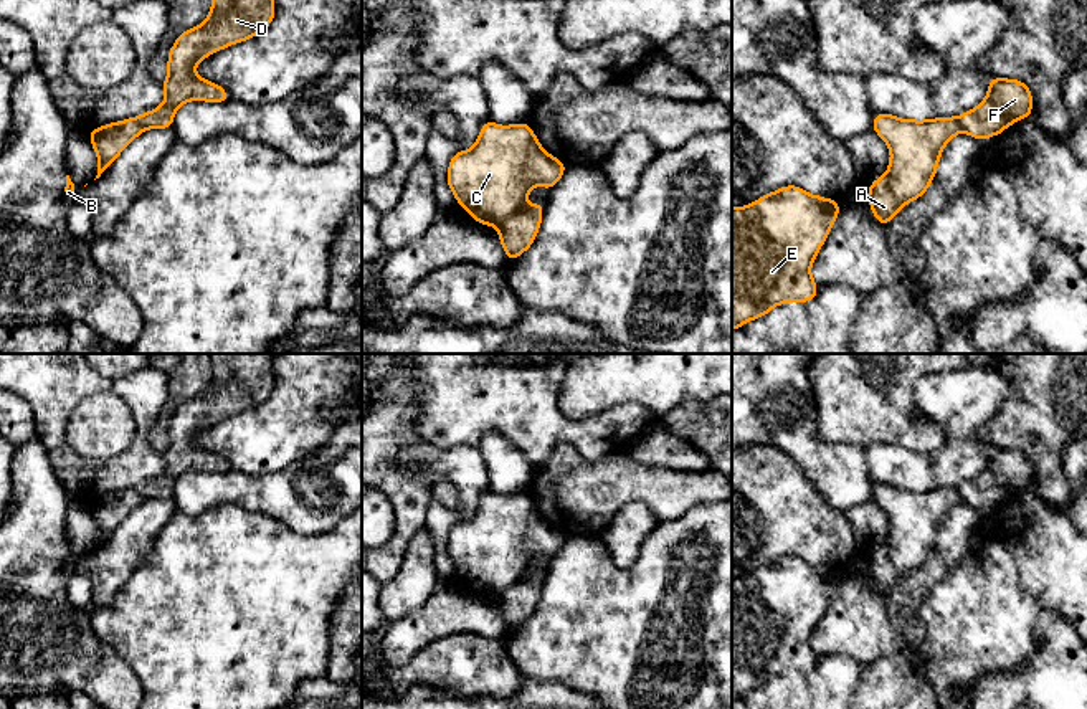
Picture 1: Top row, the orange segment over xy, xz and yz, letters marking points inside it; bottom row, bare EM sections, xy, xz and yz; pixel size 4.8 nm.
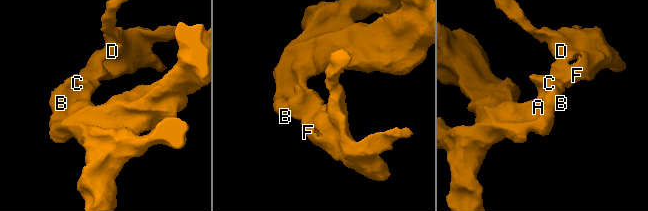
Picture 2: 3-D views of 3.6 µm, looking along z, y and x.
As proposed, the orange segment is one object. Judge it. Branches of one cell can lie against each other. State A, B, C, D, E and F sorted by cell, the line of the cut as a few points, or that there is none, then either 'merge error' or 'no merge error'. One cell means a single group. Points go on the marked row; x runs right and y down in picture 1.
A B C E / D F; cut in xz along (522, 204), (494, 225); merge error

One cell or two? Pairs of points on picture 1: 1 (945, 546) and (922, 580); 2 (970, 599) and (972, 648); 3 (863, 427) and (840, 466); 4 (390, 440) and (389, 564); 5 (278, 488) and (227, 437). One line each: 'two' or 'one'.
1: one
2: one
3: two
4: one
5: two

